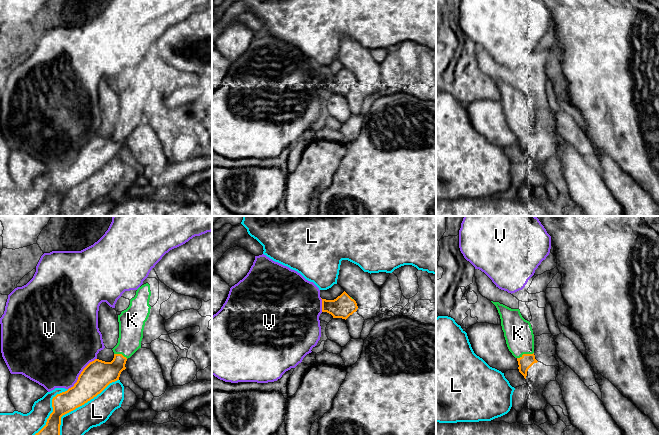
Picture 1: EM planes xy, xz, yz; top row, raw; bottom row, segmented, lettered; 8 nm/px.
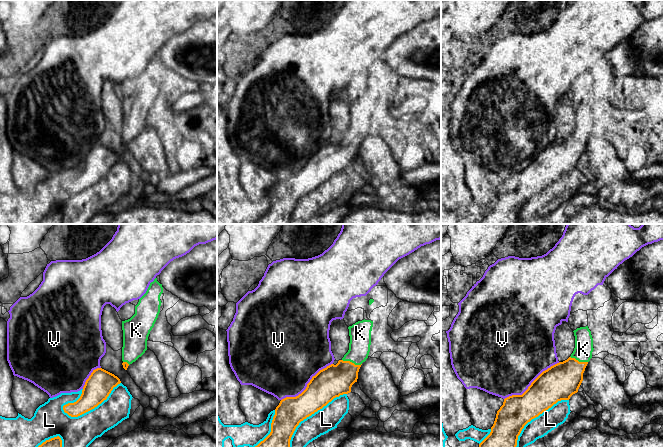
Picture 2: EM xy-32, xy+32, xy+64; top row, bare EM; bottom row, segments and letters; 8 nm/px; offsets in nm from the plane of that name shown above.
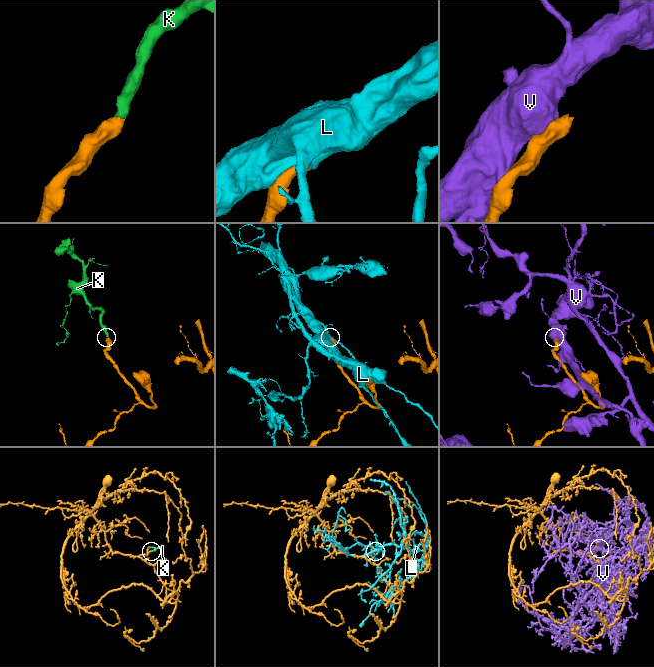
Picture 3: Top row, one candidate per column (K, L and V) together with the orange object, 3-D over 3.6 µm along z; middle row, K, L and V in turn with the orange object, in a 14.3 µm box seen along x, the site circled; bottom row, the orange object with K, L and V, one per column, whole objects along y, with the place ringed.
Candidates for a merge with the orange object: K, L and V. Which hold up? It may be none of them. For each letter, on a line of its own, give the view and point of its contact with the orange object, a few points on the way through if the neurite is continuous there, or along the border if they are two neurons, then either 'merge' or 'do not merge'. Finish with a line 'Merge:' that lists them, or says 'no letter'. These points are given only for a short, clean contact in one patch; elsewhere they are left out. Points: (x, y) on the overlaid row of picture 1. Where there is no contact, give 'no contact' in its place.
K: yz (525, 354) | merge
L: xy (81, 405) | do not merge
V: xy (81, 373) | do not merge
Merge: K

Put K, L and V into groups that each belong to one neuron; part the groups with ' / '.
K / L / V

